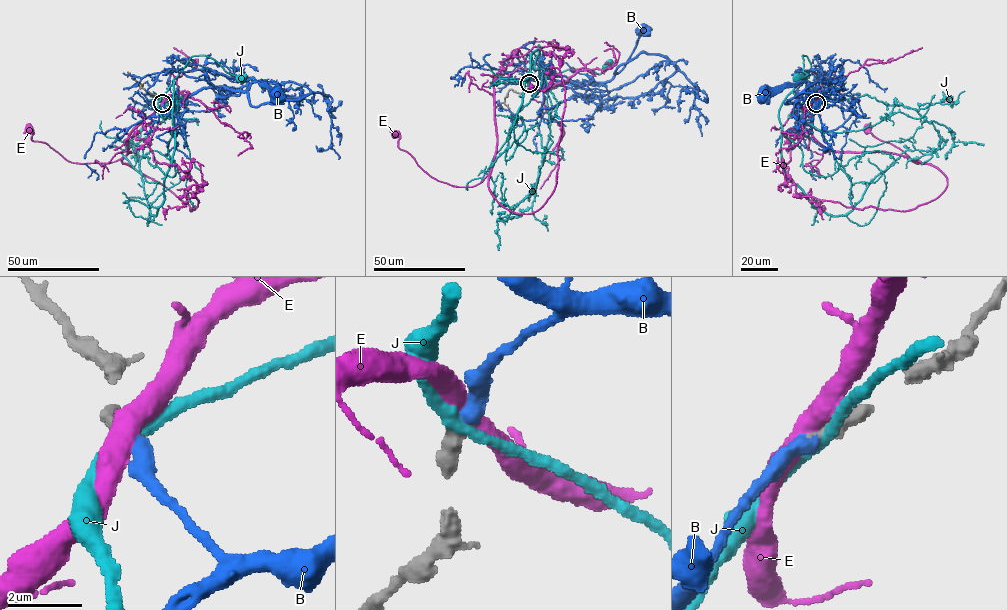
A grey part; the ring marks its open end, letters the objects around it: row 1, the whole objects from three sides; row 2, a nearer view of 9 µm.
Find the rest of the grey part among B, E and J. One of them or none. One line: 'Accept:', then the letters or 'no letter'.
Accept: B

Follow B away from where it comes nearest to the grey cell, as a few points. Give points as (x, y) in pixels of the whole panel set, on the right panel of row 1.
B: (817, 103), (811, 109), (814, 90), (818, 87), (810, 90), (806, 82), (786, 83), (763, 94)

